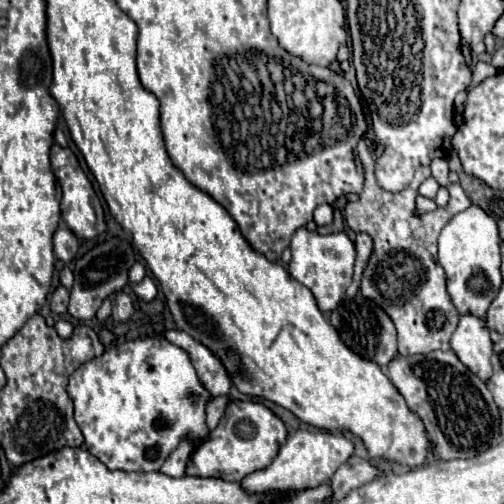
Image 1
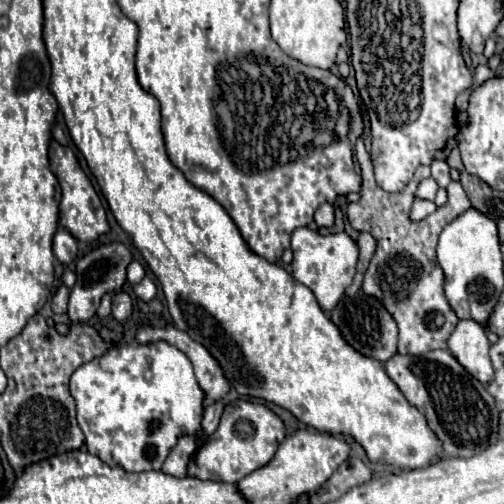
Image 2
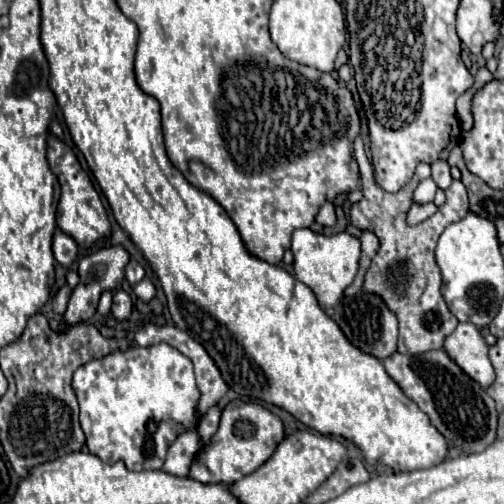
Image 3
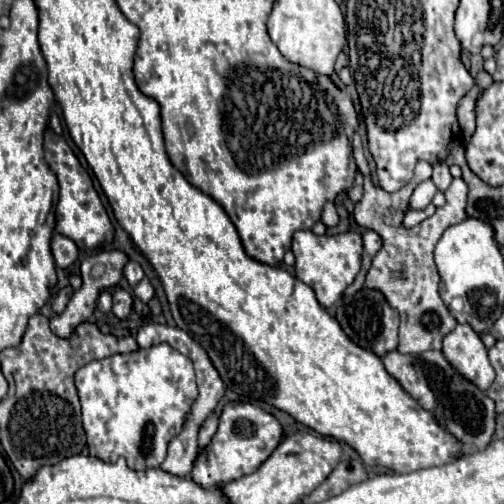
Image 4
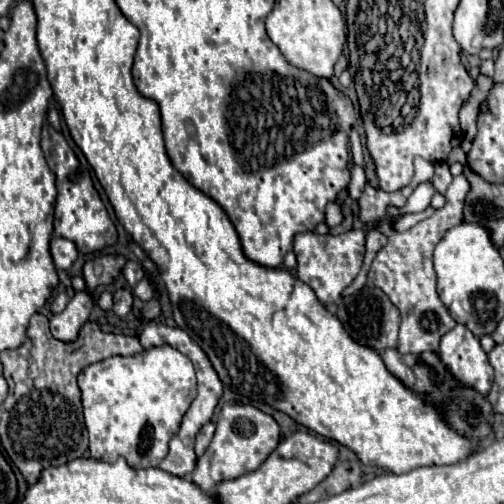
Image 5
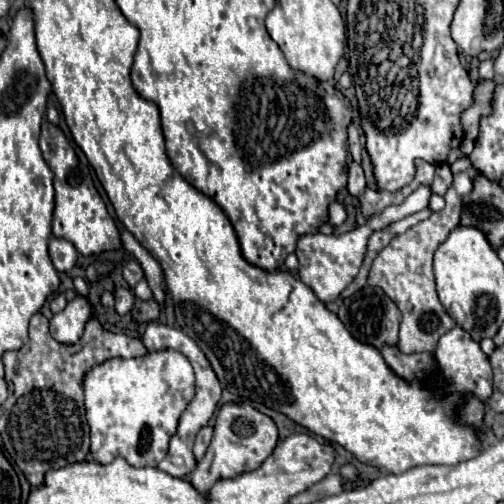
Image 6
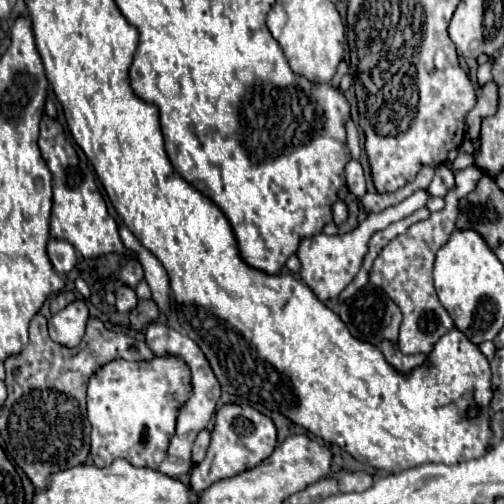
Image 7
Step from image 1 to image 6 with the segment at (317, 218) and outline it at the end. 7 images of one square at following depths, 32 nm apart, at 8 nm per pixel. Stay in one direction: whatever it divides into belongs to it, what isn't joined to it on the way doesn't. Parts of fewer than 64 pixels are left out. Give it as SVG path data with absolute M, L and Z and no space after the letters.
M332 202L328 206L328 222L332 226L340 226L342 222L346 220L346 212L344 212L344 206L340 202Z

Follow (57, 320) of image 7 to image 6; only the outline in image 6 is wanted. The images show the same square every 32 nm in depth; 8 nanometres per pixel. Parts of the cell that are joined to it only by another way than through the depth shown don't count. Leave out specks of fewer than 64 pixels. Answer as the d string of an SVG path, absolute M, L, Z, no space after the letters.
M76 296L68 302L68 306L54 314L50 319L50 334L62 344L74 344L80 340L86 320L90 318L90 302L86 296Z

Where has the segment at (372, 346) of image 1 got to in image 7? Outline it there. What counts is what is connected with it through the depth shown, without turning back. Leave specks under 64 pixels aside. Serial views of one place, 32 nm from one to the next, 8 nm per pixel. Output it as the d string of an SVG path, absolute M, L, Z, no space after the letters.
M368 284L362 290L358 290L352 298L344 300L340 304L338 316L348 326L352 336L358 338L358 340L370 342L374 346L380 346L380 342L384 342L384 340L388 340L388 342L396 342L398 340L398 328L400 328L400 322L402 322L402 312L394 304L394 300L388 298L388 294L378 286Z

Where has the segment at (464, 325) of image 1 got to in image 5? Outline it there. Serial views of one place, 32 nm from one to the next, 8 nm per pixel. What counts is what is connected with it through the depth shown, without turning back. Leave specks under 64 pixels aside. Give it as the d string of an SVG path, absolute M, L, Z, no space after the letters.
M458 324L454 330L442 336L438 354L448 370L464 386L472 386L480 394L488 394L494 380L494 370L488 362L486 352L482 350L480 340L472 336L464 324Z

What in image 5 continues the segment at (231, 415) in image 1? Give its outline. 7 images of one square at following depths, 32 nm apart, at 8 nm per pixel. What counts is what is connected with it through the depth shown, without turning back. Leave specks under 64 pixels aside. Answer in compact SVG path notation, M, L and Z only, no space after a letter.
M226 402L222 406L218 422L216 422L216 434L214 434L210 446L206 448L208 466L204 464L200 468L200 462L198 462L198 466L192 472L192 480L204 492L212 492L212 488L224 480L234 480L234 478L240 478L242 474L254 472L272 454L272 450L278 446L278 442L280 442L280 426L276 424L276 420L272 416L264 414L262 410L258 410L250 404Z

